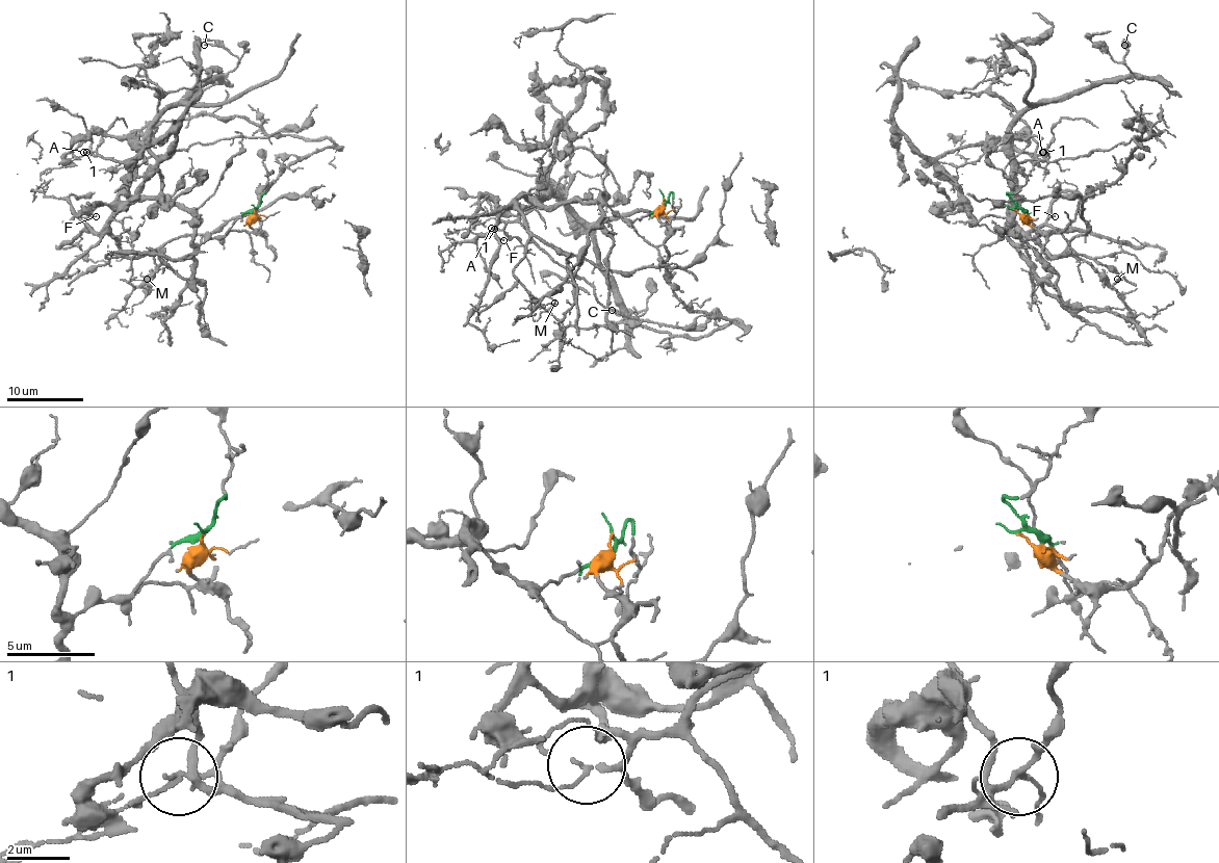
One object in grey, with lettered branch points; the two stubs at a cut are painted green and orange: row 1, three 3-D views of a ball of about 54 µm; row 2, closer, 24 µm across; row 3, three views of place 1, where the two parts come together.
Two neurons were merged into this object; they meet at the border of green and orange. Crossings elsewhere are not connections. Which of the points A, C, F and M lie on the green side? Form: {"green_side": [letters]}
{"green_side": ["A", "C", "F", "M"]}

